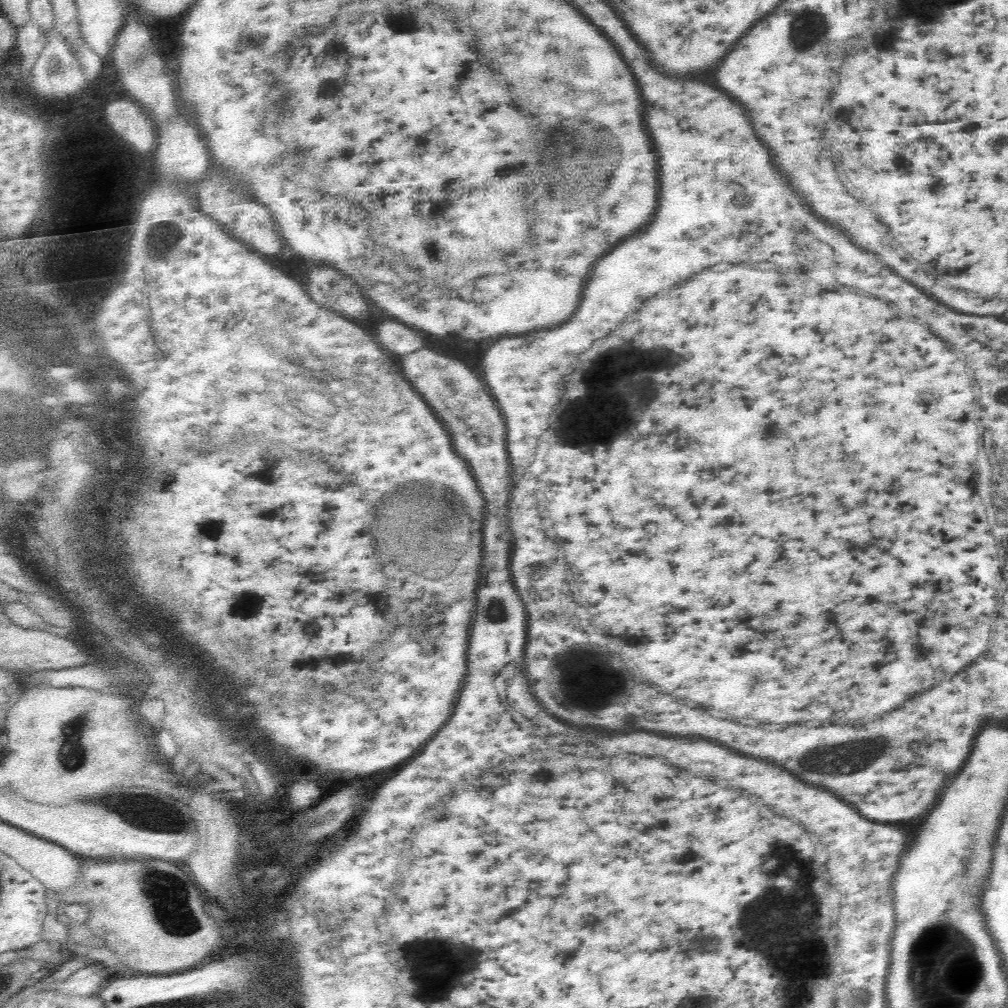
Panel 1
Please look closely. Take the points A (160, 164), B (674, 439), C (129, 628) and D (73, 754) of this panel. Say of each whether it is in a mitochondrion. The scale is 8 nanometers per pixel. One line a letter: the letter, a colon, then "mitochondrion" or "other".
A: other
B: mitochondrion
C: other
D: mitochondrion

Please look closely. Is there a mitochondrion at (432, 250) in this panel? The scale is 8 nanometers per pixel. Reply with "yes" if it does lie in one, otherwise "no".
no

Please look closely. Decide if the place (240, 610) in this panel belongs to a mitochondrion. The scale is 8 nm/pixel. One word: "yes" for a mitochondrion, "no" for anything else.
yes

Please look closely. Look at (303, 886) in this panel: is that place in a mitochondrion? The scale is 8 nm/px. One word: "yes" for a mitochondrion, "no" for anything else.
yes

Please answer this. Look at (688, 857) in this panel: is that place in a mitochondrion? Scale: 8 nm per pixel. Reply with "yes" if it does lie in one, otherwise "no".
no

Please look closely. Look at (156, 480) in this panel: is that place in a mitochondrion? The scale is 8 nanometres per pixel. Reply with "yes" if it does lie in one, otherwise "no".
yes

